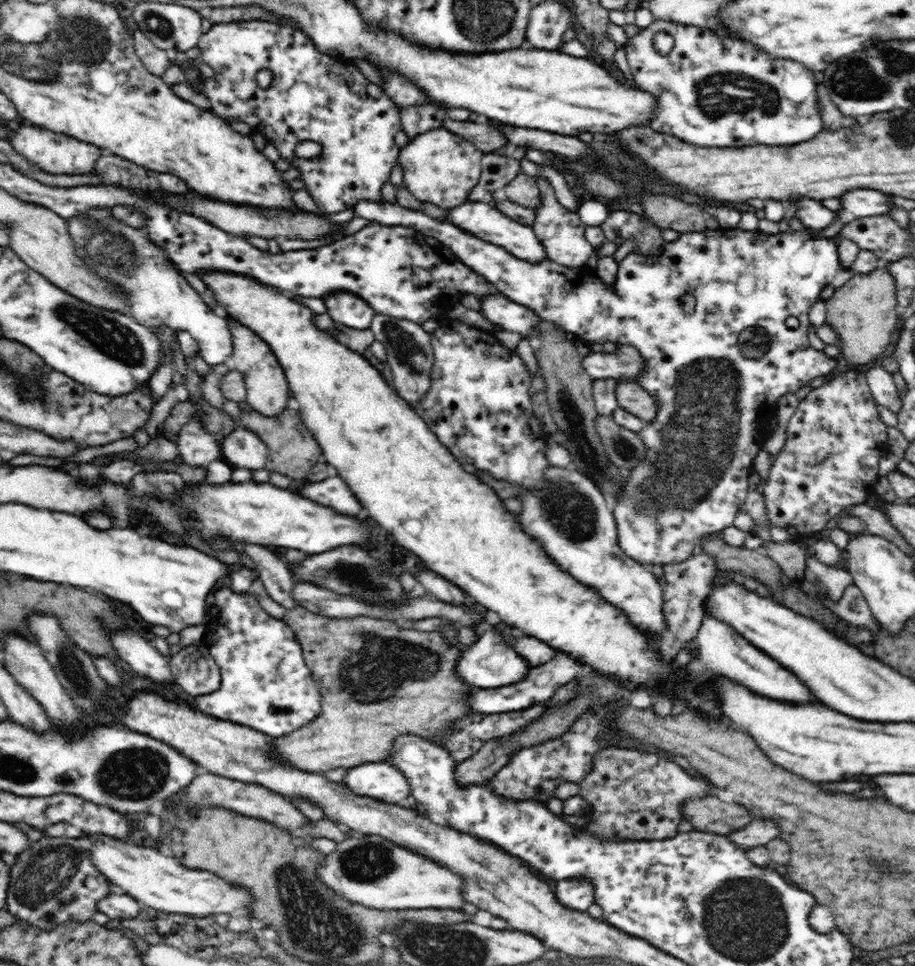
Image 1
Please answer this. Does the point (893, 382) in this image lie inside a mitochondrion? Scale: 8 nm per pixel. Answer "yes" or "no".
no

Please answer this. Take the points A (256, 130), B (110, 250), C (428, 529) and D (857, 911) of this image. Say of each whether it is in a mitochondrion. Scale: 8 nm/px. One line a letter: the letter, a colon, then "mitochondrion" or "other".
A: other
B: mitochondrion
C: other
D: other

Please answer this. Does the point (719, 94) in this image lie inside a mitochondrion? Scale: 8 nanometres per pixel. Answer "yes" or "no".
yes

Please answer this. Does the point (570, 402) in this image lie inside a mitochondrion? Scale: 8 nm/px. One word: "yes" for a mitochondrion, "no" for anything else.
yes

